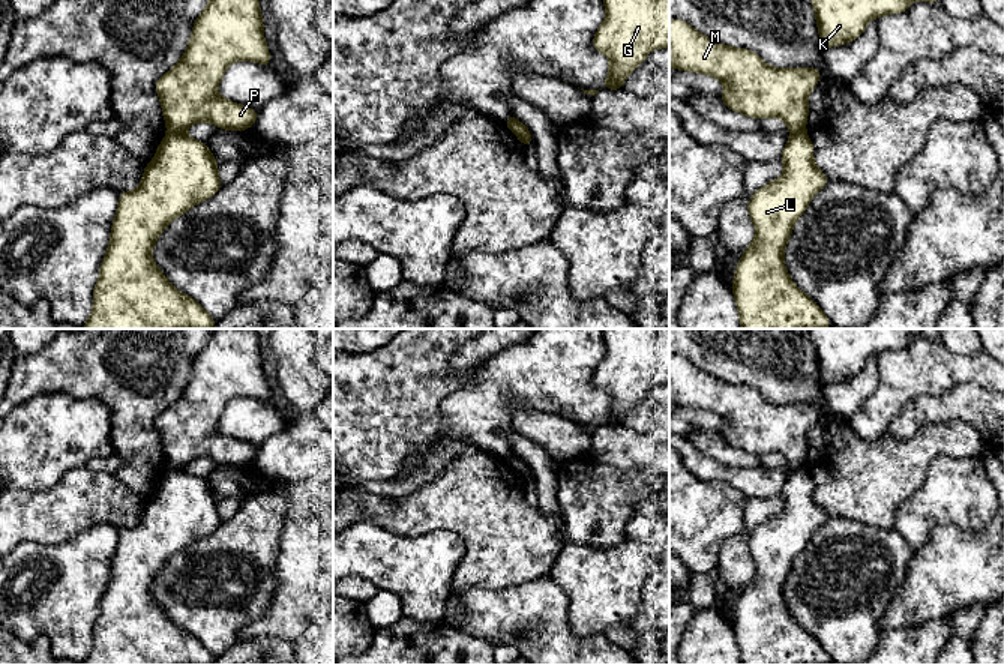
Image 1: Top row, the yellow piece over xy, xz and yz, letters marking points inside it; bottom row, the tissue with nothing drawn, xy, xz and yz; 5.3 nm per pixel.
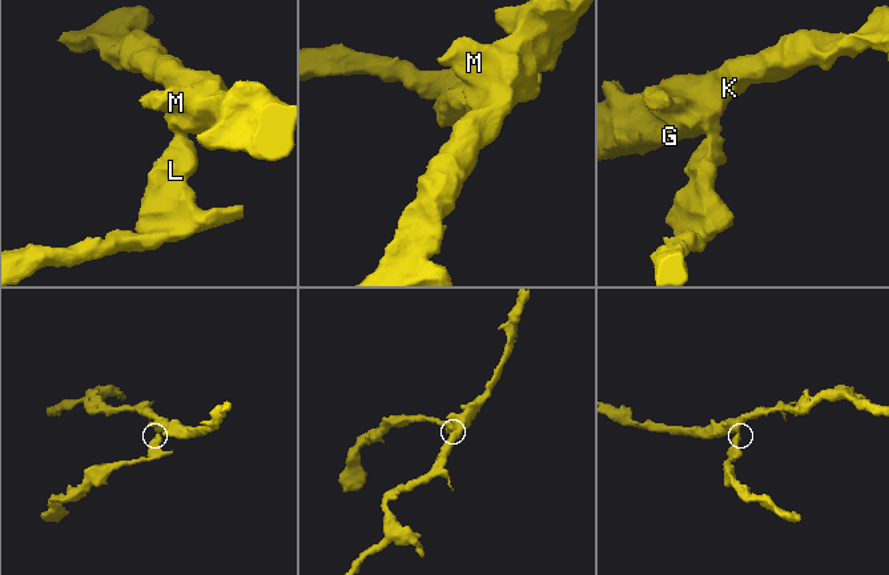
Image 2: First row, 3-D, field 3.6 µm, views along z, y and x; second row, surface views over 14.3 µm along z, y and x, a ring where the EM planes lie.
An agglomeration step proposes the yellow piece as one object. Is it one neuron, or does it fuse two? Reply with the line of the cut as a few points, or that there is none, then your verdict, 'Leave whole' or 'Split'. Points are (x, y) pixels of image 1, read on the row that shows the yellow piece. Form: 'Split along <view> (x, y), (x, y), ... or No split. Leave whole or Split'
Split along xy (168, 131), (182, 132). Split

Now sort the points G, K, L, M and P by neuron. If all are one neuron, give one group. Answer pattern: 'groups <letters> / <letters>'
groups G K M P / L

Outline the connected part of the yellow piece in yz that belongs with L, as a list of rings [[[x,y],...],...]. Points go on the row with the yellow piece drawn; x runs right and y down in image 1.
[[[804,131],[791,134],[779,159],[785,173],[747,203],[756,236],[737,264],[731,288],[740,329],[827,329],[831,321],[788,275],[783,251],[795,221],[828,177],[813,164],[813,143]]]

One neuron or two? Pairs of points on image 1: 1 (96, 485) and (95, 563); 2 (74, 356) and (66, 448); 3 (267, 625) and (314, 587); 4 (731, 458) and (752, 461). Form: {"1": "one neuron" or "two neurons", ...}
{"1": "two neurons", "2": "two neurons", "3": "one neuron", "4": "one neuron"}

